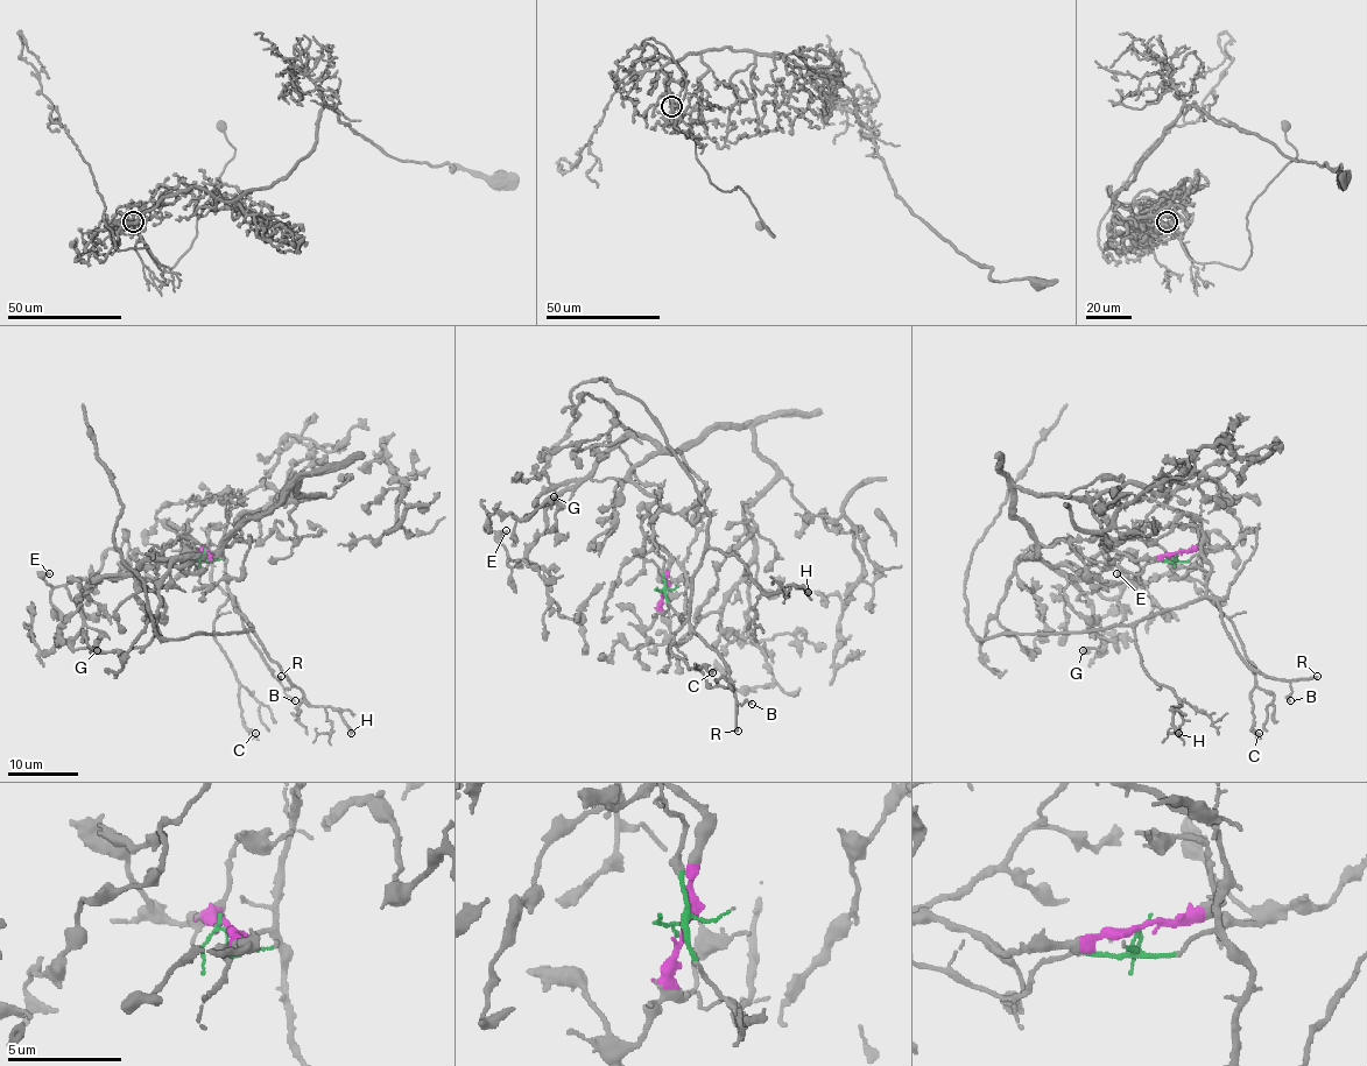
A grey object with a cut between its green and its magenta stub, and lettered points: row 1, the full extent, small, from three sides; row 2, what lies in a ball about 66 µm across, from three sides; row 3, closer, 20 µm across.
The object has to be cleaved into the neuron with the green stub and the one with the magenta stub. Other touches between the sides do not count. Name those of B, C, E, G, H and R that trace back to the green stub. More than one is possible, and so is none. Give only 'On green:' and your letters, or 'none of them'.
On green: B, C, H, R

